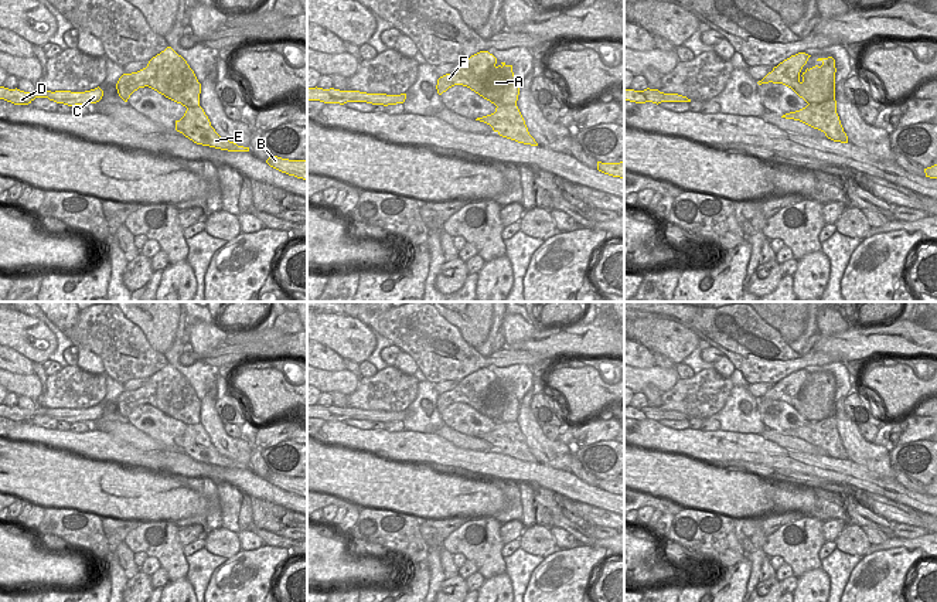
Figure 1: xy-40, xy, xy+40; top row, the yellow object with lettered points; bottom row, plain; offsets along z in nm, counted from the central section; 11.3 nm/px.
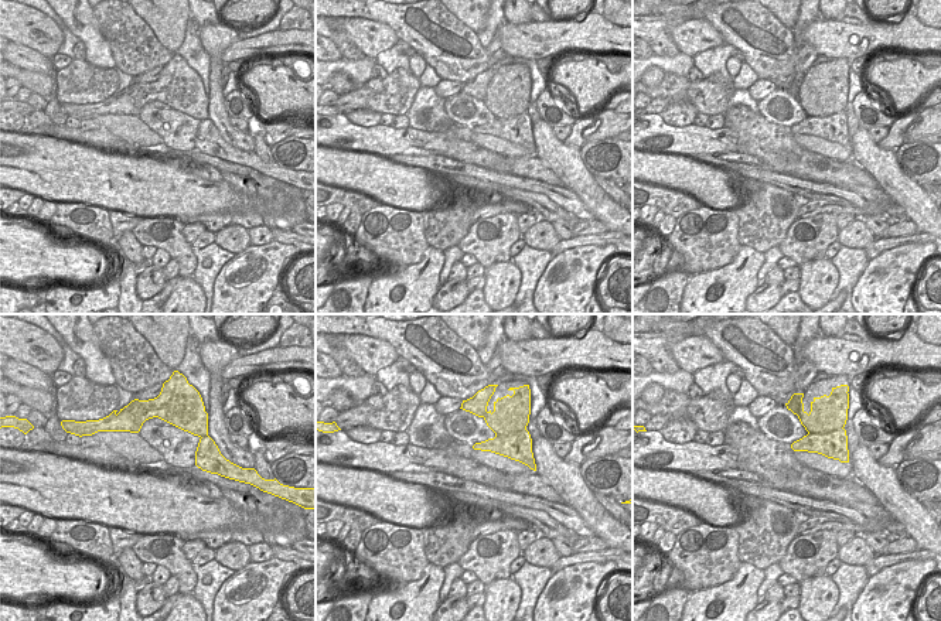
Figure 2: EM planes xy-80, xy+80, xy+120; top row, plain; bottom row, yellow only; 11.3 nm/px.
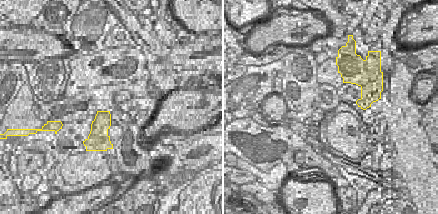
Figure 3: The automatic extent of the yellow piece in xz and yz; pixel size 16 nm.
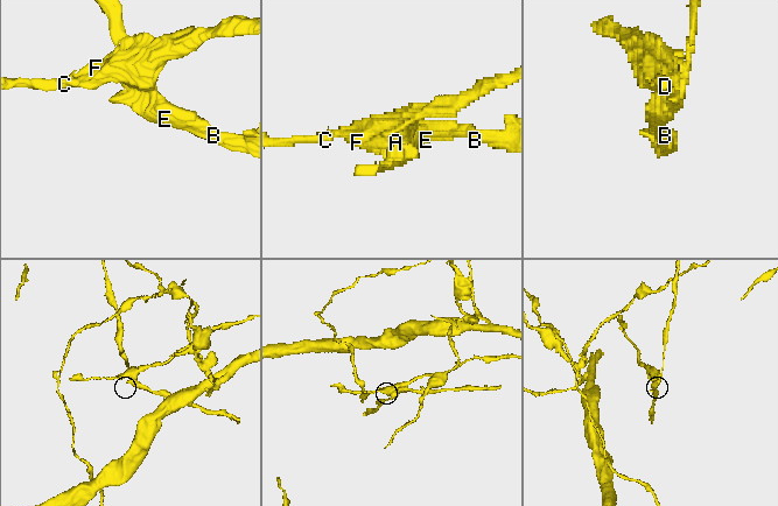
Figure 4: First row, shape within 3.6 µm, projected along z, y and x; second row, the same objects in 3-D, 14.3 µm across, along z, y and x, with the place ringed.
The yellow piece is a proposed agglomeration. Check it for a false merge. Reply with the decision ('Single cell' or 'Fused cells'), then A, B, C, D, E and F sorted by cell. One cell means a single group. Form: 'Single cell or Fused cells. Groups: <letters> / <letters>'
Fused cells. Groups: A C D F / B E.

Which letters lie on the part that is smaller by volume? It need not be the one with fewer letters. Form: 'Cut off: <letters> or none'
Cut off: A, C, D, F

